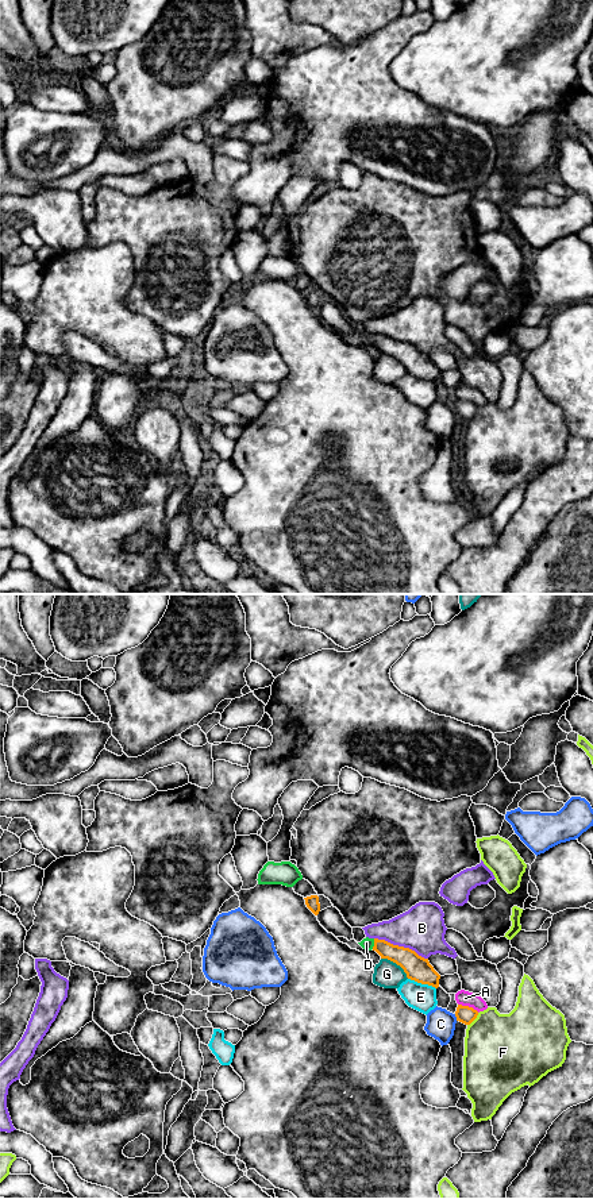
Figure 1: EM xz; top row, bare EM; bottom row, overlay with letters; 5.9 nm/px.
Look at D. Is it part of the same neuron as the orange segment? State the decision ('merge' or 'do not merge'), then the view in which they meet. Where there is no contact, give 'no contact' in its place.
do not merge | xz

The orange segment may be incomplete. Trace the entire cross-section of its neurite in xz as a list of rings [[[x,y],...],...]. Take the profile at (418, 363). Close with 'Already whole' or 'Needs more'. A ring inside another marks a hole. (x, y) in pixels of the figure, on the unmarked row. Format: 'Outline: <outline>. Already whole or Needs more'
Outline: [[[374,334],[373,346],[376,346],[381,354],[388,354],[400,361],[408,374],[435,383],[439,382],[440,370],[434,365],[428,354],[419,351],[415,346],[378,334]]]. Already whole

